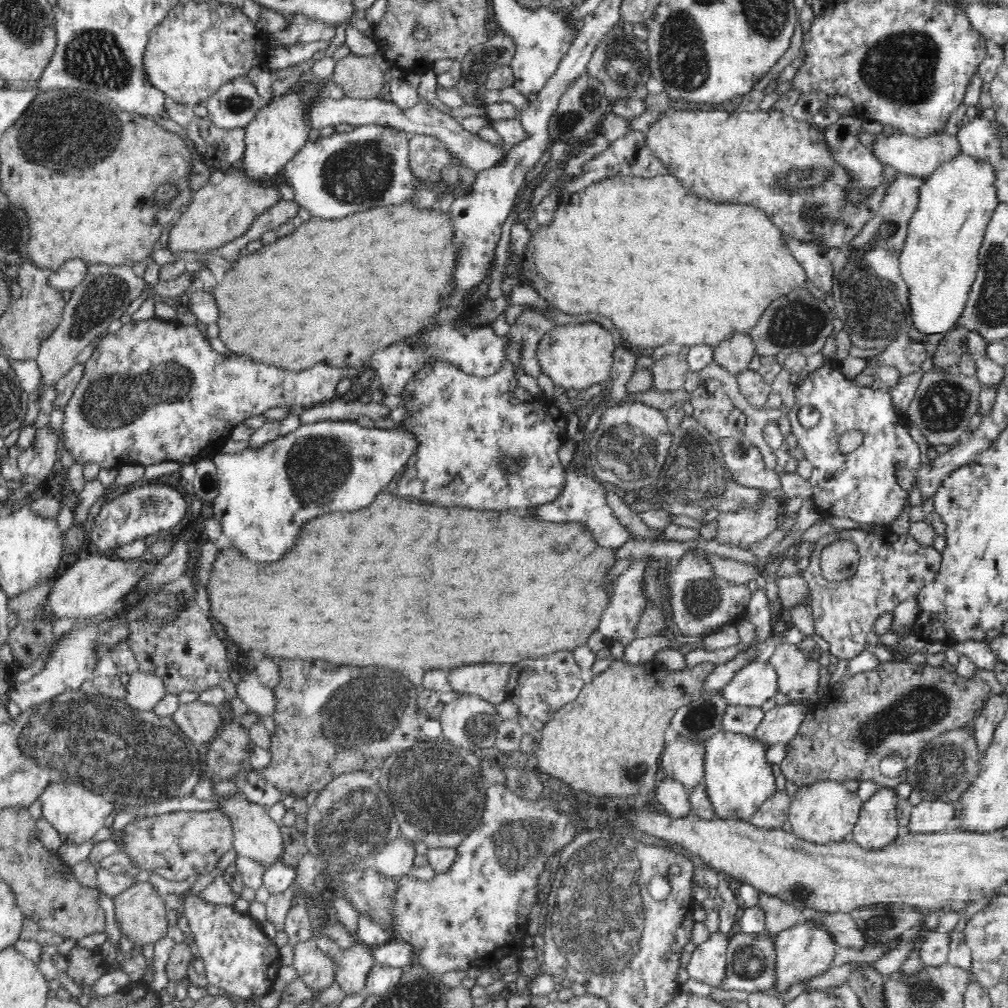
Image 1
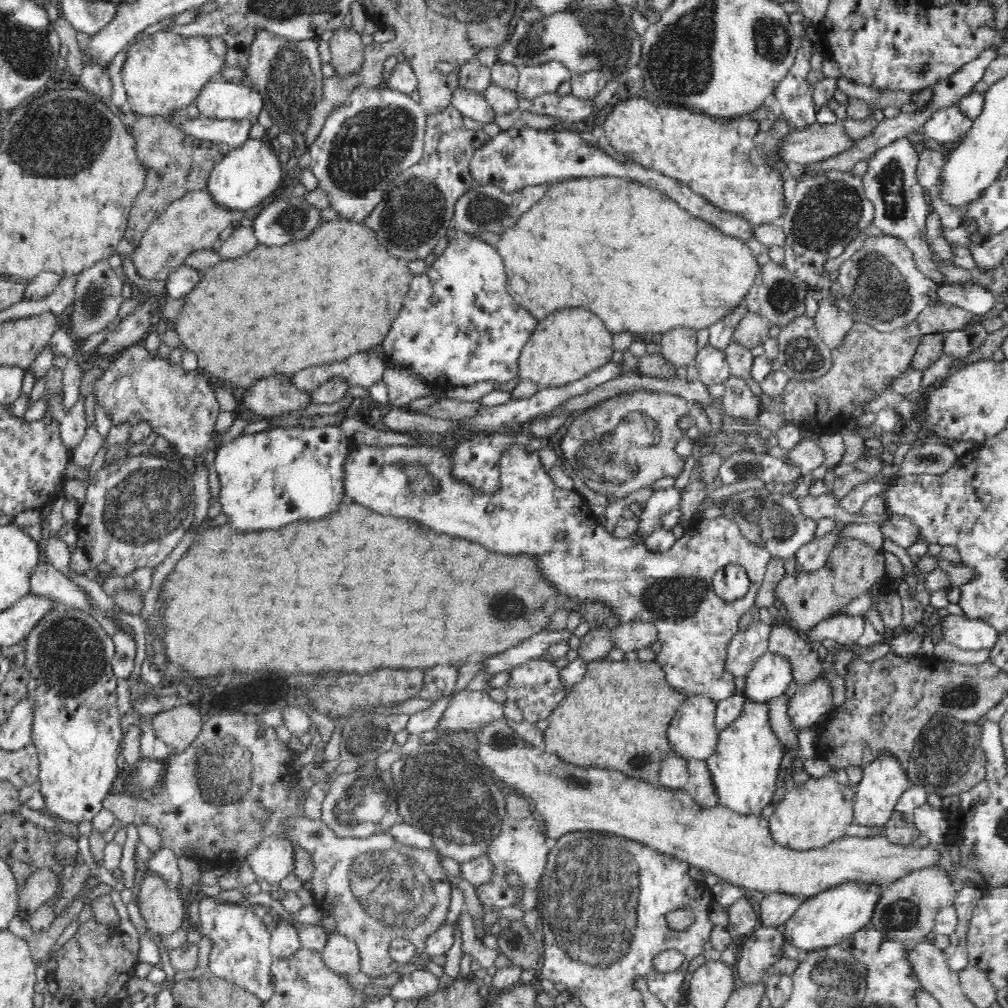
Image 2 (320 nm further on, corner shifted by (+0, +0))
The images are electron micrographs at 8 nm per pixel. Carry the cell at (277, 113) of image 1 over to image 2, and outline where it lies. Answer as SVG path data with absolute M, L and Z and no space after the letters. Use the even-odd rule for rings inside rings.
M265 137L250 138L238 148L232 149L225 158L213 169L207 179L207 189L214 200L222 206L234 210L249 211L264 202L266 198L274 196L280 190L283 168L278 158L279 147L269 142Z

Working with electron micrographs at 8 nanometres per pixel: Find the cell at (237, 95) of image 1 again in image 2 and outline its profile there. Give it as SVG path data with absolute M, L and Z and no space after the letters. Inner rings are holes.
M221 79L210 81L198 94L196 106L201 116L218 120L256 120L264 100L258 89Z

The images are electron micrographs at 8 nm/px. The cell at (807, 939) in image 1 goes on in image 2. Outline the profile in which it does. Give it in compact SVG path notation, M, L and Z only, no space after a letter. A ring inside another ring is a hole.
M841 884L836 888L830 888L813 896L812 899L805 899L795 914L785 922L785 942L798 948L801 955L806 952L830 948L836 946L850 934L862 930L871 922L876 901L883 888L863 887L859 884Z

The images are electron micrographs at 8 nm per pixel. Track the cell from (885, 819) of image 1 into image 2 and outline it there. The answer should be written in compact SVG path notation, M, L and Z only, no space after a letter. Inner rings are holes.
M880 756L874 763L863 768L863 778L857 784L855 801L853 804L853 822L866 828L883 828L896 816L895 806L903 792L909 787L909 778L904 765L898 763L894 757Z

